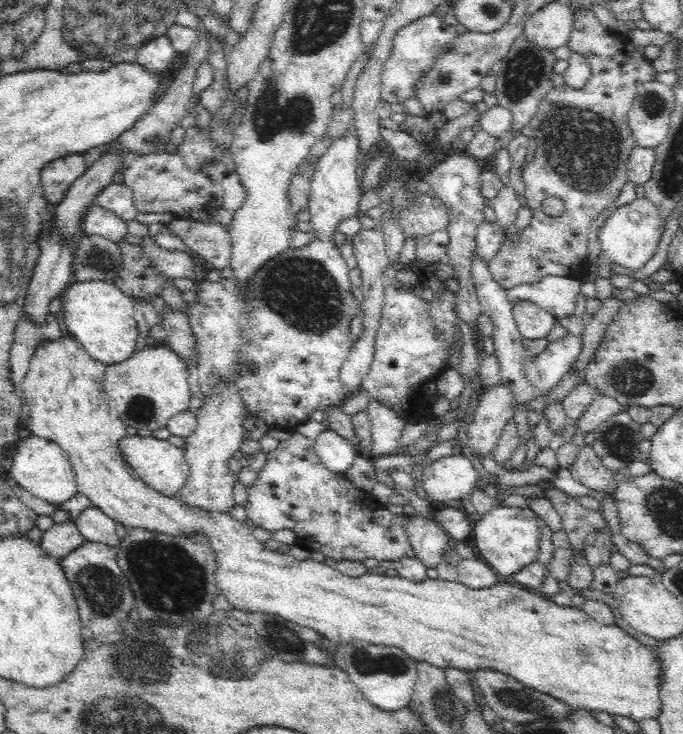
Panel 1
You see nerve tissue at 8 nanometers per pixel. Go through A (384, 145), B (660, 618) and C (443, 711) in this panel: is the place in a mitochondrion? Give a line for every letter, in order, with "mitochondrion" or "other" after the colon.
A: other
B: other
C: mitochondrion

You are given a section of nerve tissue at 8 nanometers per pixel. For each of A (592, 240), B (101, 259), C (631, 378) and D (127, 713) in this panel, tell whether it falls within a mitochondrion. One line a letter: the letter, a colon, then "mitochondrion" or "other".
A: other
B: mitochondrion
C: mitochondrion
D: mitochondrion

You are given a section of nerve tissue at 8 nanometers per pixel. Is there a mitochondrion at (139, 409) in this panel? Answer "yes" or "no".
yes

